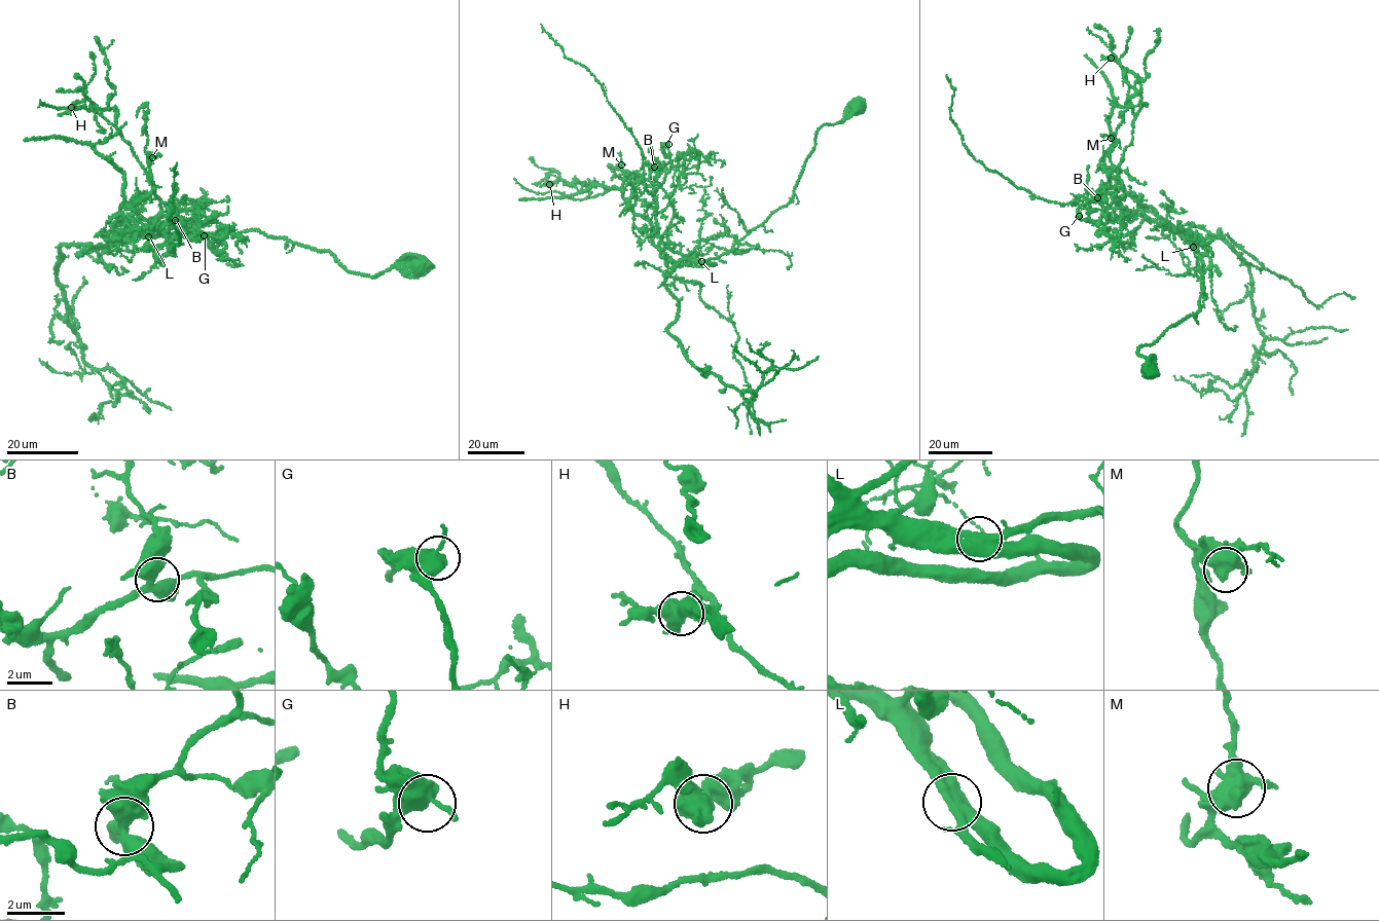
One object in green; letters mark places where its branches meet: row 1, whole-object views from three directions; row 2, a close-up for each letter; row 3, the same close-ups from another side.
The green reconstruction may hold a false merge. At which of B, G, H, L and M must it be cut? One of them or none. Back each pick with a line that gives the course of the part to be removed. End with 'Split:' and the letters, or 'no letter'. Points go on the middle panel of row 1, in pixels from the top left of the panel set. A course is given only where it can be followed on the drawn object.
Split: no letter

